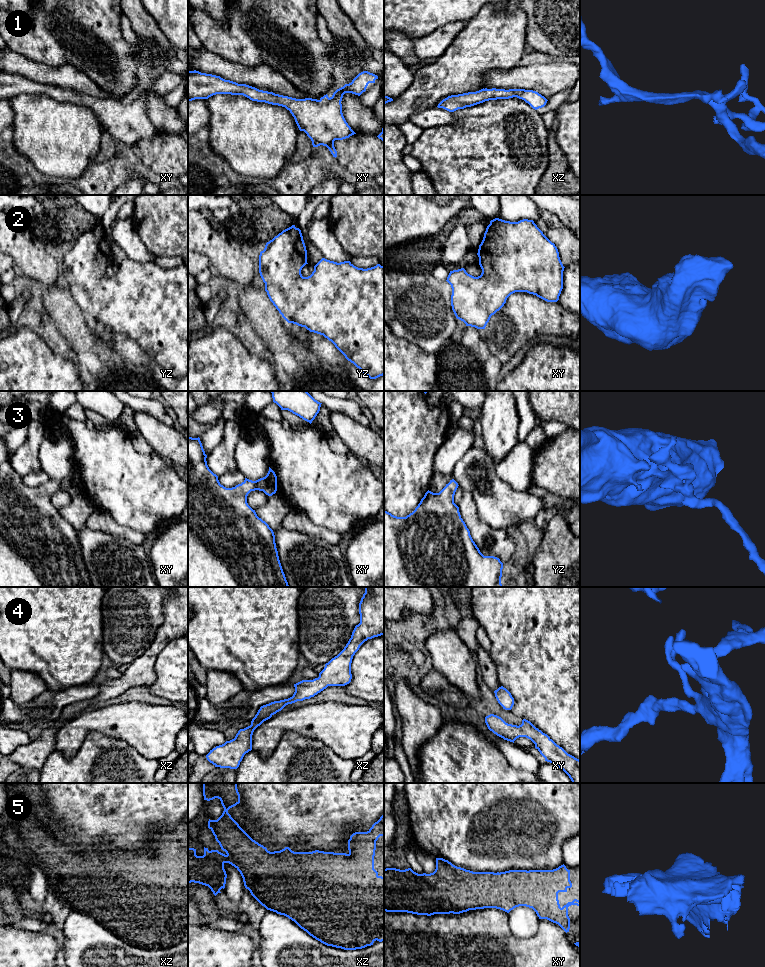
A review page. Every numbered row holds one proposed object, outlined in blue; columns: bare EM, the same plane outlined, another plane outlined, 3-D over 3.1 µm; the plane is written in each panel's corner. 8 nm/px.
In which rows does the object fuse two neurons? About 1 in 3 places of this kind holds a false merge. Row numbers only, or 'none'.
none

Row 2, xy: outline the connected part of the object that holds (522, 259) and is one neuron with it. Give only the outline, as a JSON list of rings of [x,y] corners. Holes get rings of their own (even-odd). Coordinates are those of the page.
[[[495,218],[490,221],[479,245],[479,265],[482,273],[474,277],[464,268],[450,271],[447,282],[451,285],[451,306],[457,319],[463,321],[466,326],[477,329],[485,329],[492,315],[499,311],[506,303],[507,298],[515,292],[527,292],[547,302],[557,302],[563,289],[564,266],[560,260],[559,252],[533,220],[523,219],[518,222],[505,221]]]

